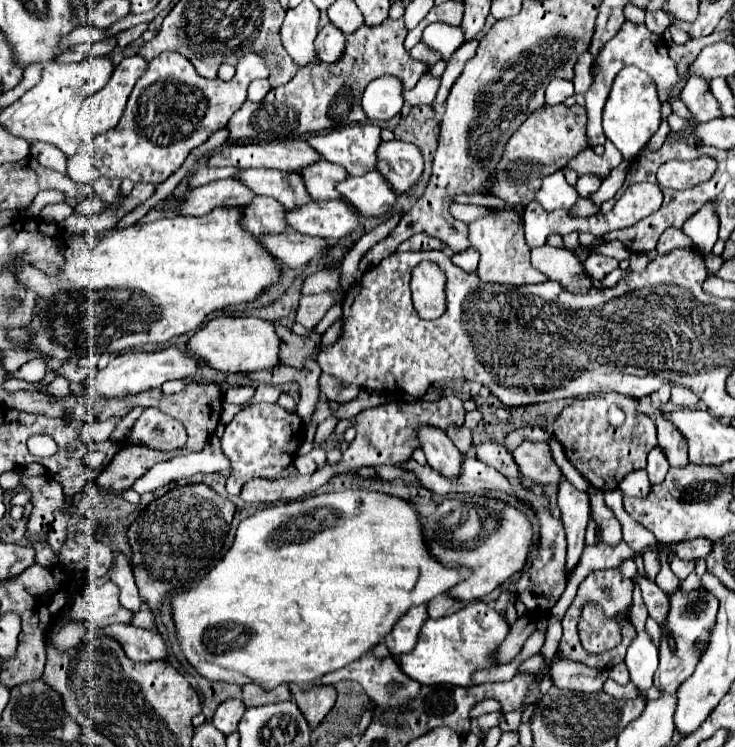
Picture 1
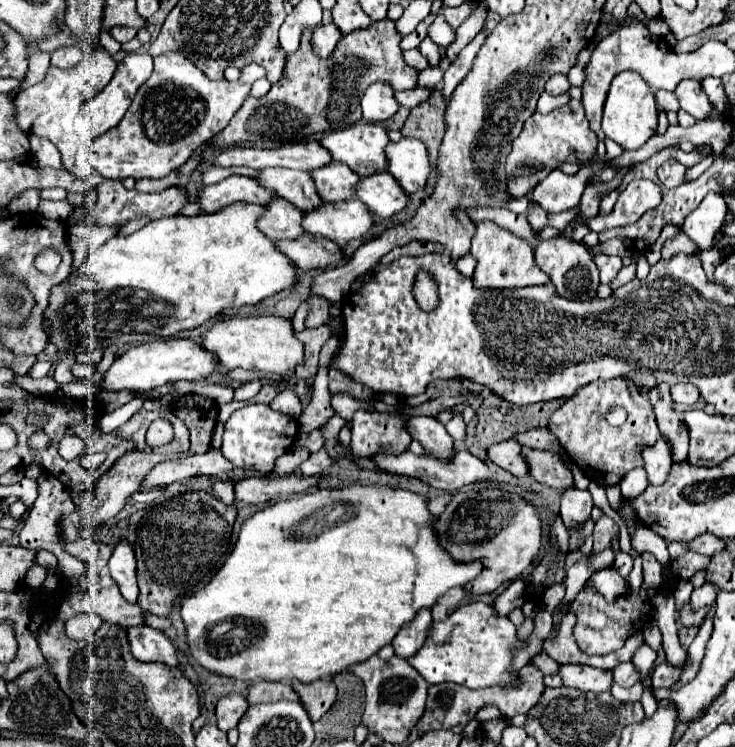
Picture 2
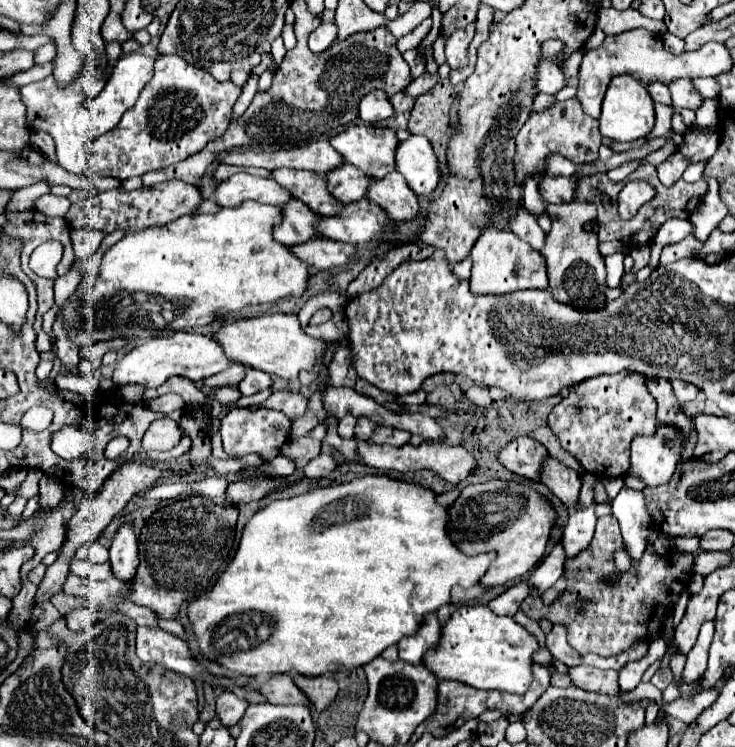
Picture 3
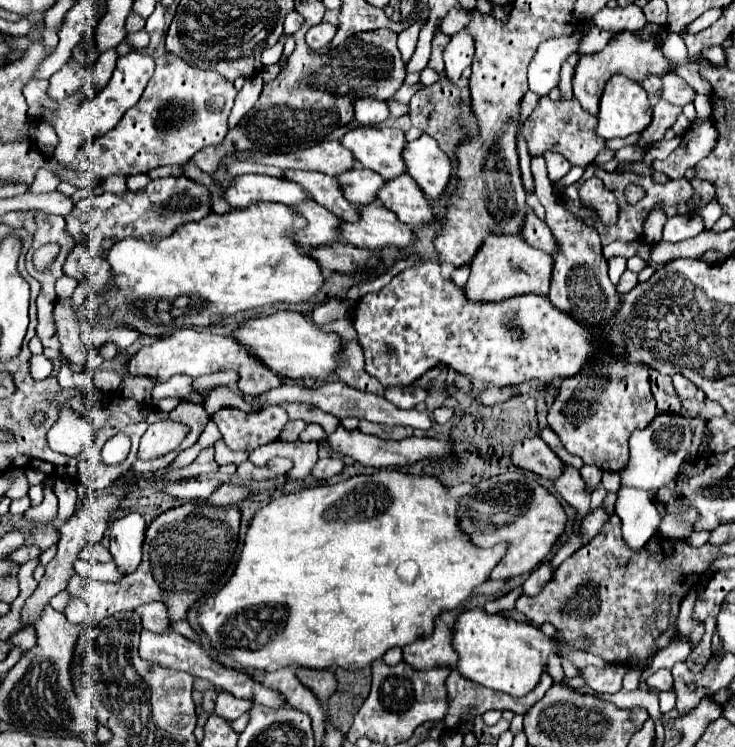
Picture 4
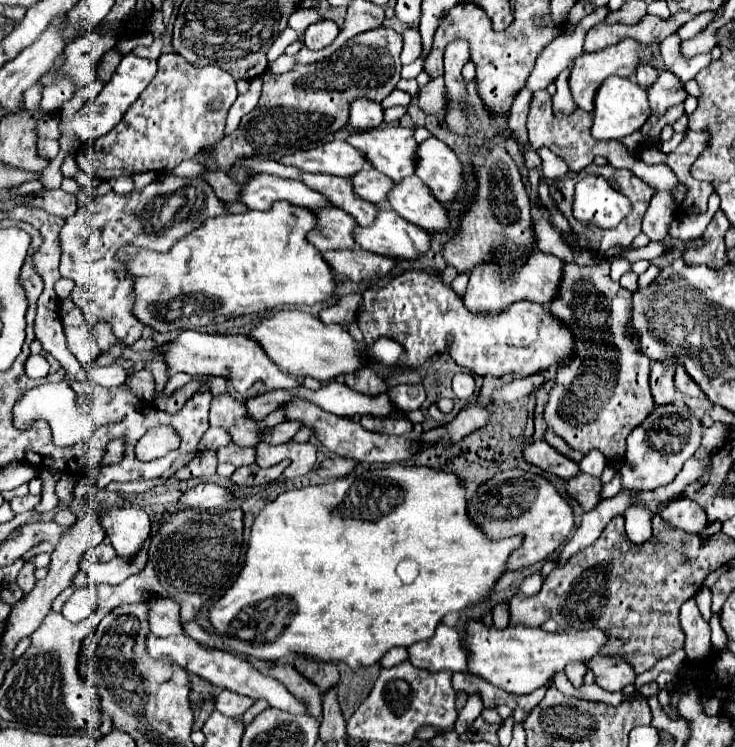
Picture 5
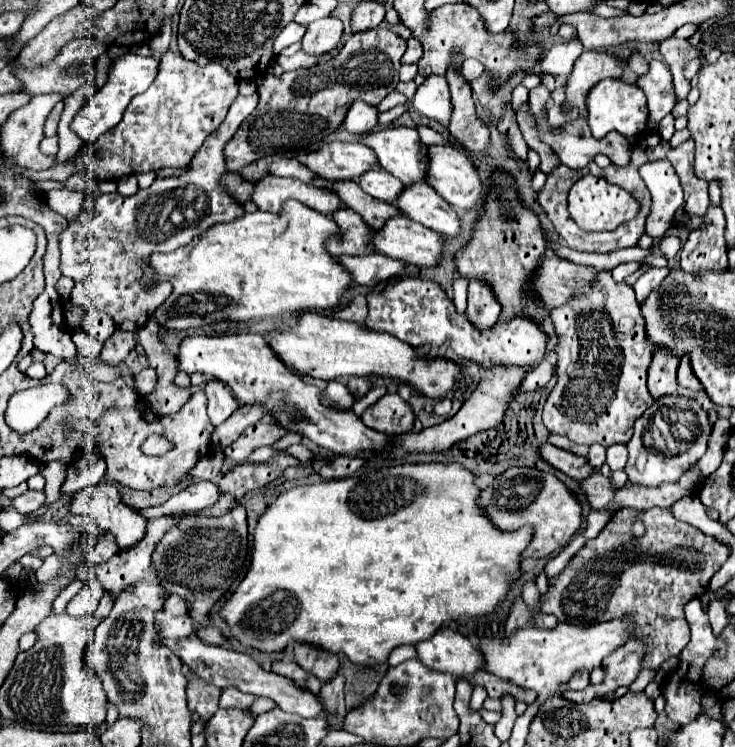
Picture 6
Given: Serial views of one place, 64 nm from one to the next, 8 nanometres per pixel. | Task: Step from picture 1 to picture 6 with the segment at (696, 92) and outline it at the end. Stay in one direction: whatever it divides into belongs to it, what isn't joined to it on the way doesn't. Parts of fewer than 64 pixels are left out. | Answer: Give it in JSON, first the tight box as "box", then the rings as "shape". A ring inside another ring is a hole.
{"box":[636,60,676,122],"shape":[[[650,60],[648,72],[638,76],[636,86],[640,86],[646,92],[652,122],[660,122],[674,108],[676,96],[672,86],[672,74],[664,62]]]}

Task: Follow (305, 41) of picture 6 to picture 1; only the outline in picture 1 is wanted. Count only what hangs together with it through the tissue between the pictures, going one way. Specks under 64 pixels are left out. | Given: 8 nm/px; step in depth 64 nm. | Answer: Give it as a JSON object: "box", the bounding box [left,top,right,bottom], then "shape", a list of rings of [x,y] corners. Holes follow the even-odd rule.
{"box":[314,24,346,62],"shape":[[[328,24],[328,26],[320,28],[320,32],[314,40],[314,48],[316,48],[318,58],[322,62],[338,60],[340,52],[344,50],[344,40],[346,40],[346,36],[334,24]]]}

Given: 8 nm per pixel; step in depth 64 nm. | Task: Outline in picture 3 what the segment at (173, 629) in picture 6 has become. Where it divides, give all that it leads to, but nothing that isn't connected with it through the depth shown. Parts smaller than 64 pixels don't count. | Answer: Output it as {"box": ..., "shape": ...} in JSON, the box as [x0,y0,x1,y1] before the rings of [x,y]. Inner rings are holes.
{"box":[120,602,160,628],"shape":[[[124,602],[124,604],[120,604],[120,612],[126,614],[126,616],[130,616],[130,618],[134,618],[138,626],[158,628],[158,620],[160,620],[160,618],[156,616],[154,610],[146,608],[146,606],[136,606],[136,604],[128,604],[128,602]]]}

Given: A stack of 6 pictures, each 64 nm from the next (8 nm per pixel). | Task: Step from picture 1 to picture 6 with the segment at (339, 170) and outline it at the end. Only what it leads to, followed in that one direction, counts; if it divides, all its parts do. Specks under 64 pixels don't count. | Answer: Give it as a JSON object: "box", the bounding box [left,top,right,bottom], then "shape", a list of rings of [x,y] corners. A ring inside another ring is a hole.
{"box":[358,170,404,202],"shape":[[[370,170],[364,176],[360,176],[358,184],[366,194],[382,202],[394,202],[404,190],[402,182],[396,180],[392,174],[388,174],[386,170]]]}

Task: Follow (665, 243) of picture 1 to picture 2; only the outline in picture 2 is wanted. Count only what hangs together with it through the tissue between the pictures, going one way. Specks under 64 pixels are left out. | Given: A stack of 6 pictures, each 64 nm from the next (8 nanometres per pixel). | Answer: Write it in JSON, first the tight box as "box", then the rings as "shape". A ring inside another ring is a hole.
{"box":[662,234,700,260],"shape":[[[680,234],[680,236],[676,236],[664,244],[662,260],[670,260],[676,254],[696,254],[696,252],[700,252],[700,250],[696,248],[694,240],[688,238],[686,234]]]}

